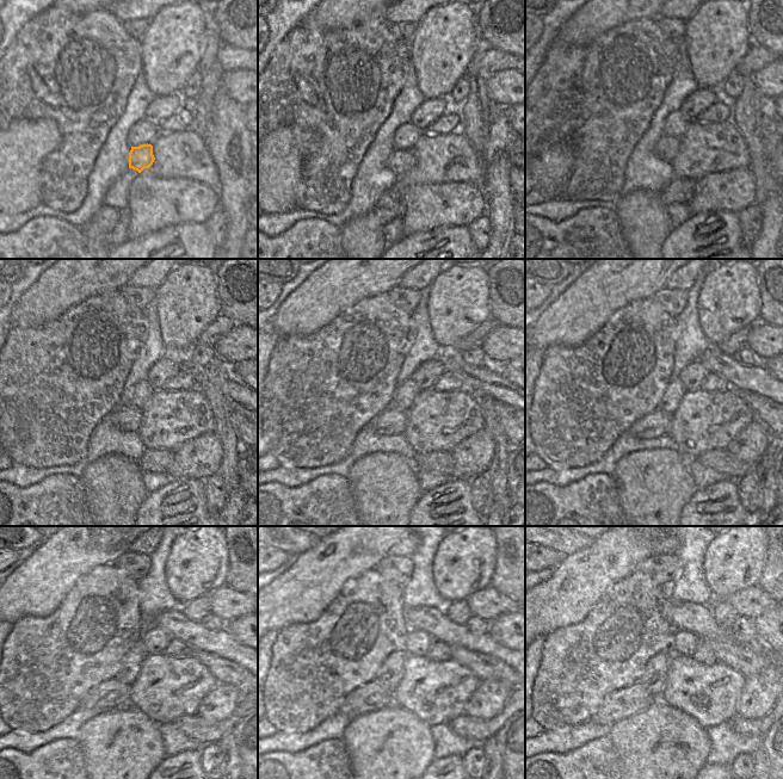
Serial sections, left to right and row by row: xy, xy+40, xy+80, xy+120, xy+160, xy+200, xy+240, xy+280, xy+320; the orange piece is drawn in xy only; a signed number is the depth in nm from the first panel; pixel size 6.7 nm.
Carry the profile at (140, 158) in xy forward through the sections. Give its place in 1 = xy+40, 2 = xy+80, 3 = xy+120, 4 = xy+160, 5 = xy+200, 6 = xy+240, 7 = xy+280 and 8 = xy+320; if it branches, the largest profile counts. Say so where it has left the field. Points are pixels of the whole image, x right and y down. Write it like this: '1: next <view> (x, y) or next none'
1: next xy+40 (401, 160)
2: next xy+80 (666, 148)
3: next xy+120 (127, 418)
4: next xy+160 (392, 421)
5: next xy+200 (657, 424)
6: next xy+240 (110, 694)
7: next xy+280 (370, 697)
8: next xy+320 (623, 703)

